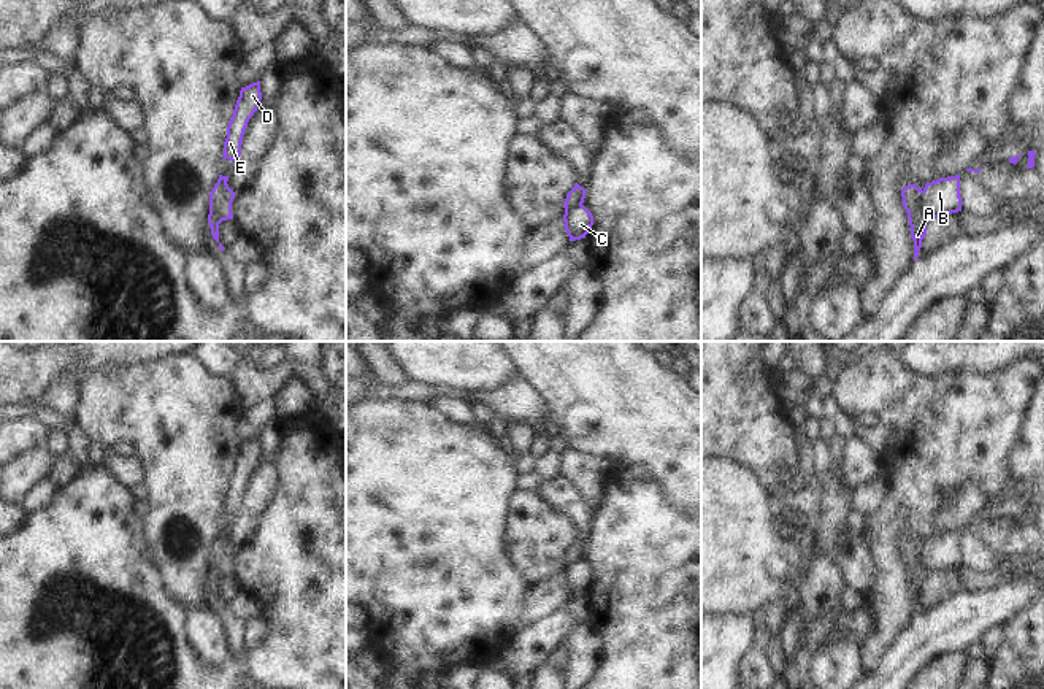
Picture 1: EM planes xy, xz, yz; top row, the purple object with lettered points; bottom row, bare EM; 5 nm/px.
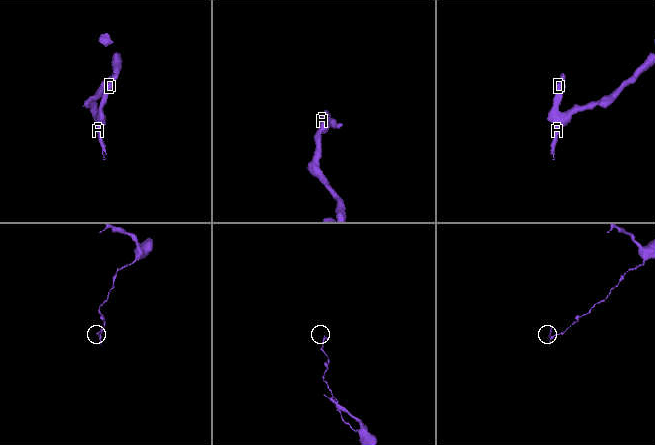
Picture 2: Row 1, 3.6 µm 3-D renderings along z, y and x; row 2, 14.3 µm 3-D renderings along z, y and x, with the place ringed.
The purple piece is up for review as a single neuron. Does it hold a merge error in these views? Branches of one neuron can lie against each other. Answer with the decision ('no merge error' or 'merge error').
merge error

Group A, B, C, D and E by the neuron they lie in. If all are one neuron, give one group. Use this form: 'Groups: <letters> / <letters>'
Groups: A D E / B C.

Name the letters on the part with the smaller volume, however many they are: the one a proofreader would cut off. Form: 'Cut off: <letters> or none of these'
Cut off: A, D, E

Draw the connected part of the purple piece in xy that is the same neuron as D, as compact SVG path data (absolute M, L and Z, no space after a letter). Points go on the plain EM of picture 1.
M260 437L241 443L236 456L233 472L227 483L227 494L224 497L224 514L235 516L241 510L243 491L249 475L257 467L262 456Z

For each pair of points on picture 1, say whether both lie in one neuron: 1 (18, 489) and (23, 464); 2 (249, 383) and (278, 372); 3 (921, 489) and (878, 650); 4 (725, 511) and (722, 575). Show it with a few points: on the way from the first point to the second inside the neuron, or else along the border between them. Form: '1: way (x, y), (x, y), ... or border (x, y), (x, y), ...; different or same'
1: way (18, 483), (23, 470); same
2: way (256, 383), (267, 383), (272, 378); same
3: way (890, 529), (890, 610); same
4: way (722, 527), (722, 559); same

